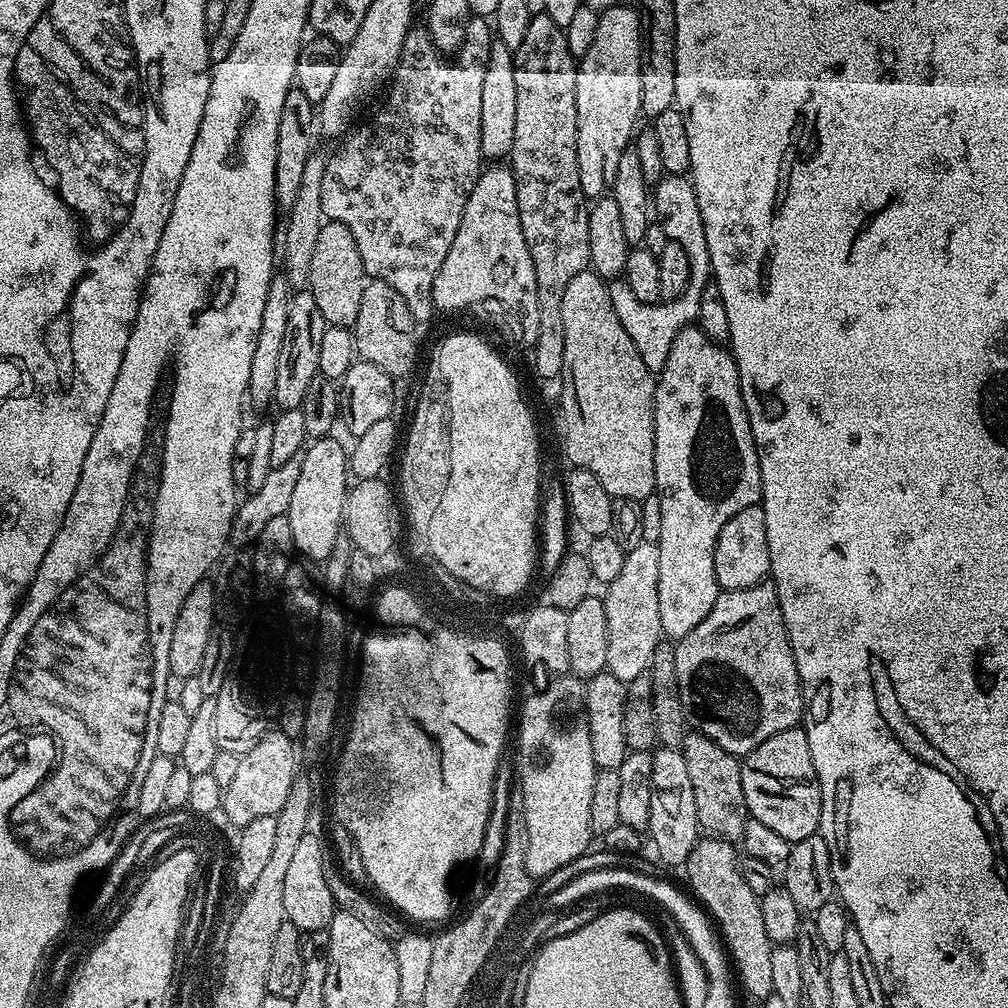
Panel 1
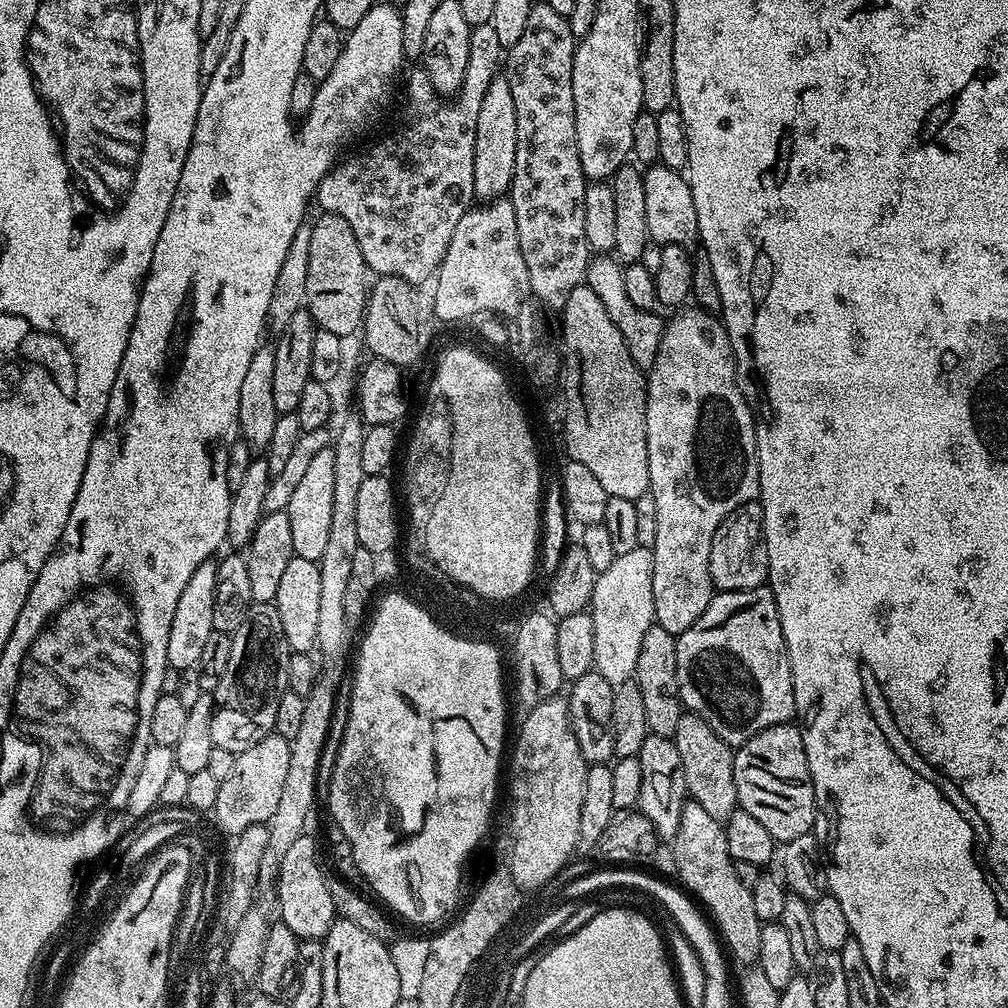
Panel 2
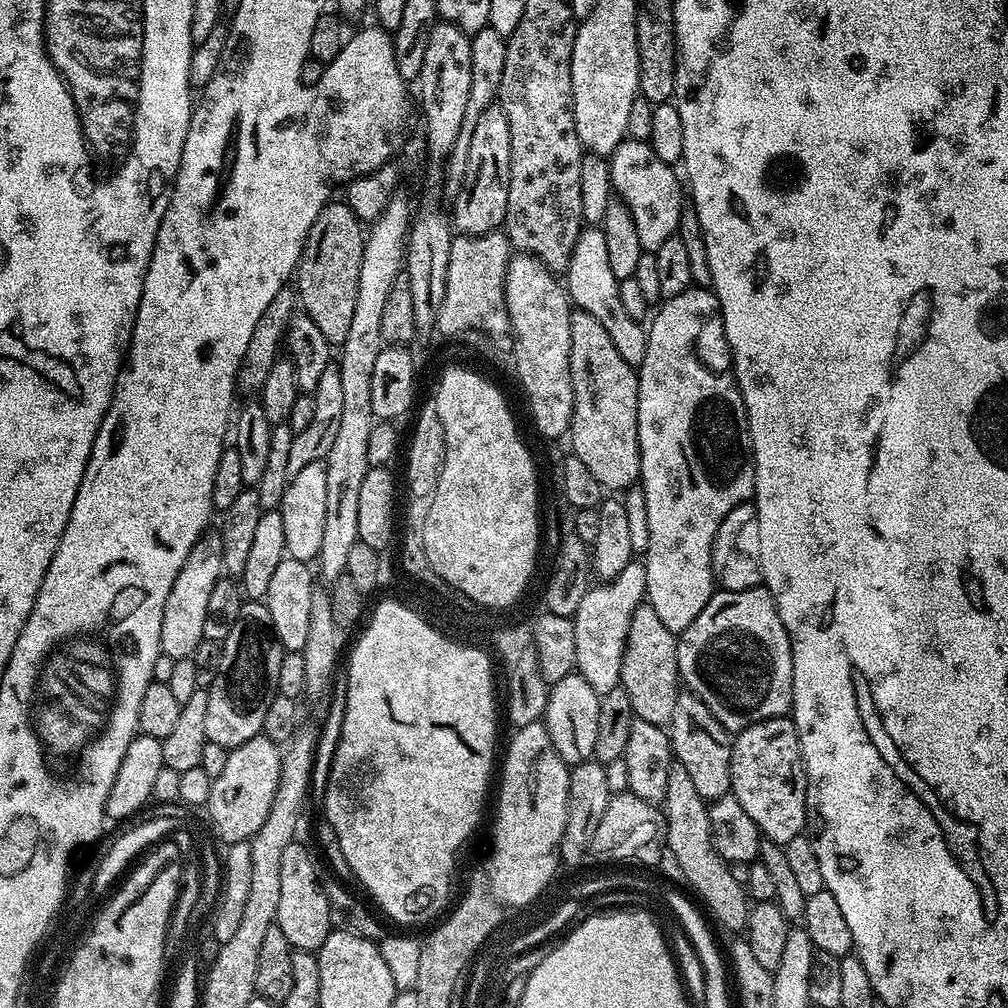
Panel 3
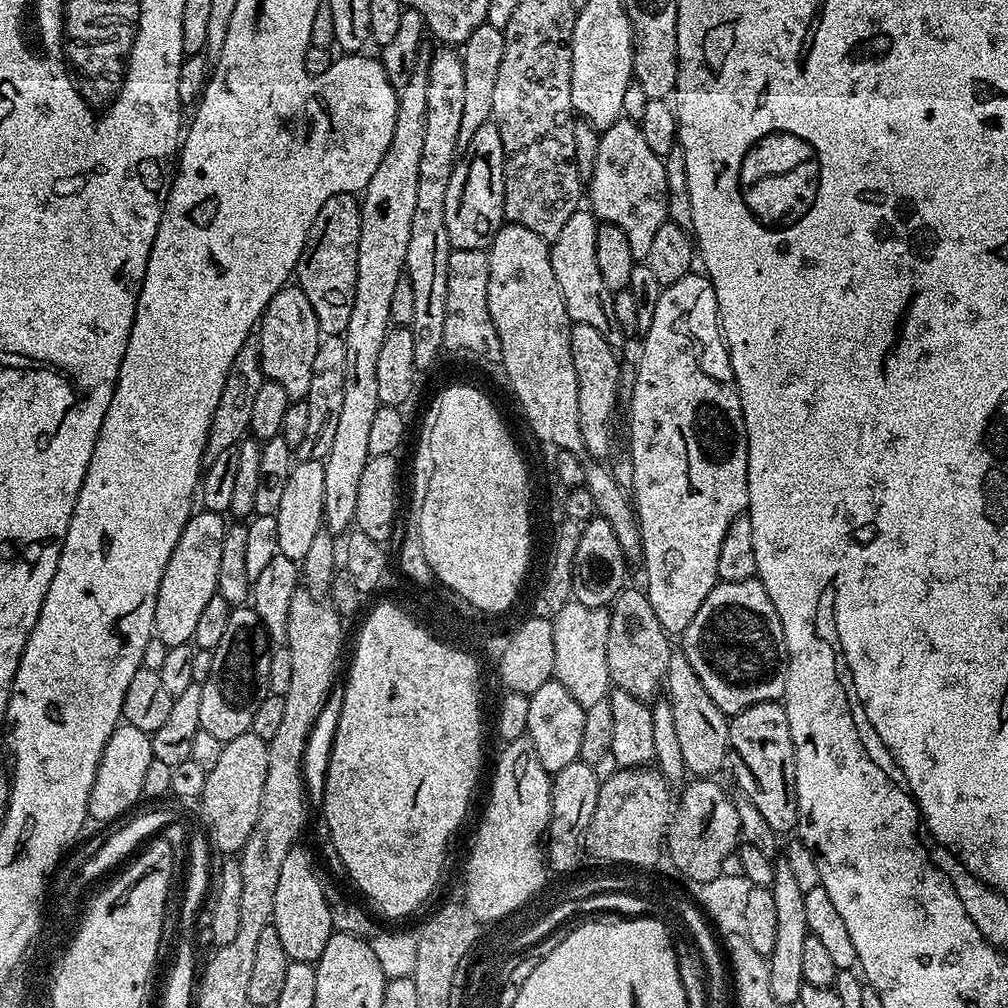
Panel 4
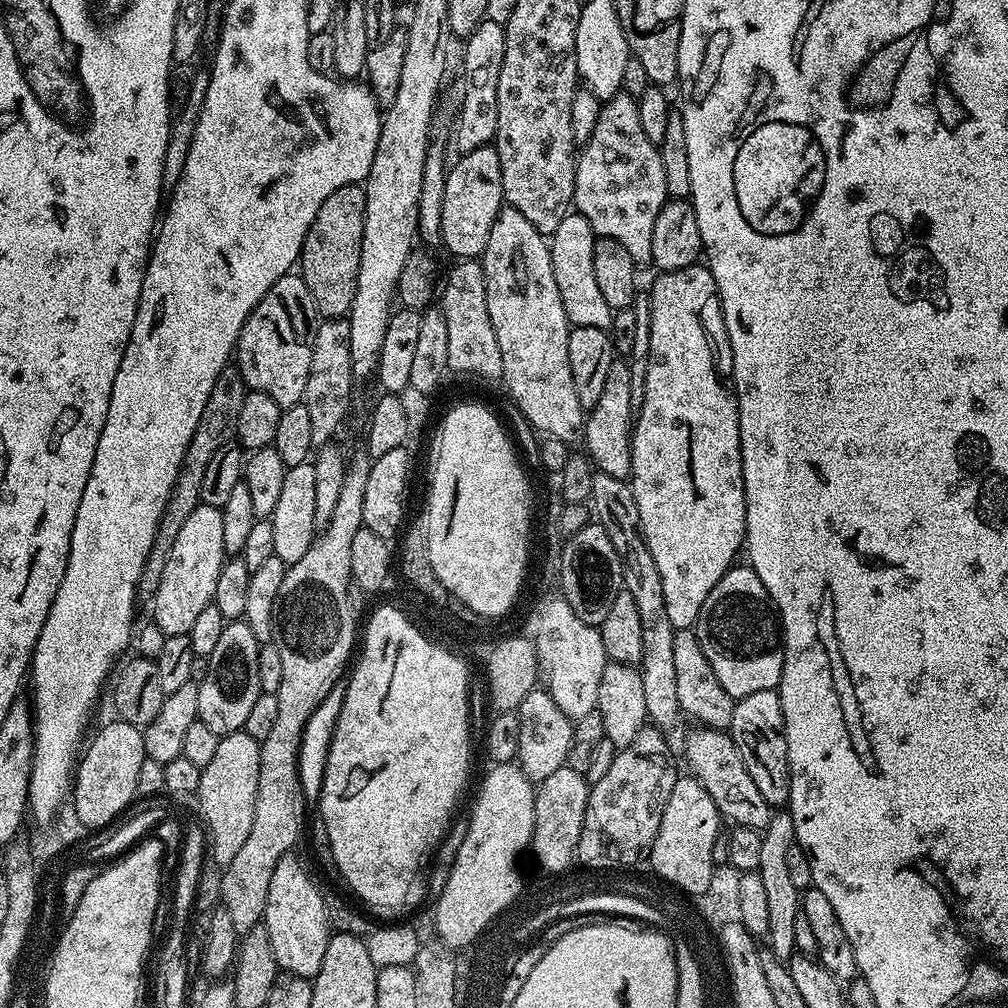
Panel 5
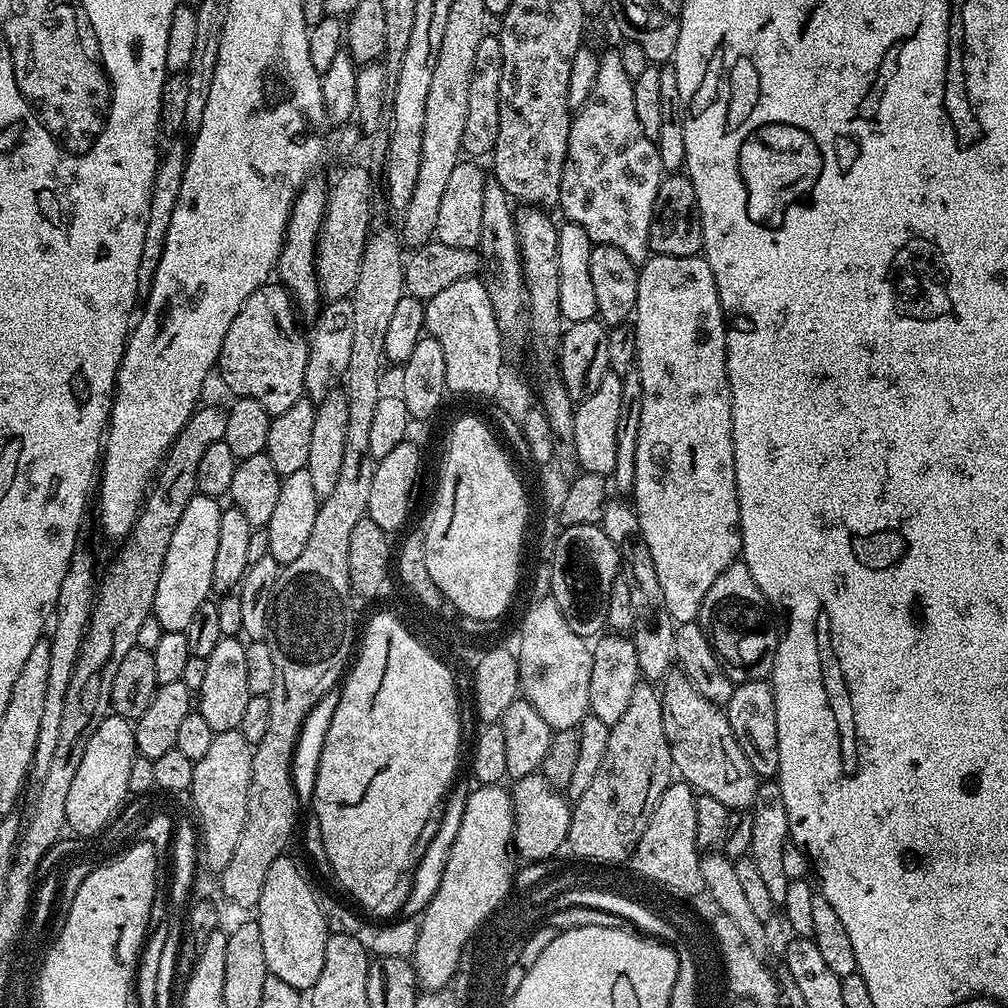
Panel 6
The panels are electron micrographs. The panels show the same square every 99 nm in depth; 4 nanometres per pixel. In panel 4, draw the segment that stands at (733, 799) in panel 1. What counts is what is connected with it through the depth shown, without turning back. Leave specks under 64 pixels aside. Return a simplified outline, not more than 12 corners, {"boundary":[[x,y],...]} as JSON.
{"boundary":[[683,651],[664,679],[685,769],[712,778],[730,756],[729,717]]}

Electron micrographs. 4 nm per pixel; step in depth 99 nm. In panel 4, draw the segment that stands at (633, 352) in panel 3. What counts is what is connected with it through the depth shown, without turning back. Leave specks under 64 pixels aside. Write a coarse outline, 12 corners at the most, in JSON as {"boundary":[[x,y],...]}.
{"boundary":[[570,214],[551,241],[572,324],[623,349],[613,293],[598,271],[598,220]]}

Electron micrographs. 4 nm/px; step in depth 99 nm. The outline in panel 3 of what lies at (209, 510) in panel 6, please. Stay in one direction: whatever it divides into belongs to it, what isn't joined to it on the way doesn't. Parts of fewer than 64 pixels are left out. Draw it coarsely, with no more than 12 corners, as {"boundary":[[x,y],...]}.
{"boundary":[[222,538],[194,542],[162,610],[161,653],[187,660],[223,572]]}

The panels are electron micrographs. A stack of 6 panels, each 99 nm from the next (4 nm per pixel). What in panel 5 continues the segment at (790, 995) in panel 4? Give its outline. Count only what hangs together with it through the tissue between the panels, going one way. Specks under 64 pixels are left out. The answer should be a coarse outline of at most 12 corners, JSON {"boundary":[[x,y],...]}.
{"boundary":[[773,815],[762,831],[758,871],[766,890],[774,955],[796,952],[802,918],[786,854],[796,844],[794,822]]}

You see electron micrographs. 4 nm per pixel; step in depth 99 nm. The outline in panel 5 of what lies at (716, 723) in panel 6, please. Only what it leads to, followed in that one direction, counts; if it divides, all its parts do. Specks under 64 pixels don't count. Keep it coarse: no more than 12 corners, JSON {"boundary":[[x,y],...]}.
{"boundary":[[694,728],[689,773],[723,819],[763,831],[772,808],[731,737]]}

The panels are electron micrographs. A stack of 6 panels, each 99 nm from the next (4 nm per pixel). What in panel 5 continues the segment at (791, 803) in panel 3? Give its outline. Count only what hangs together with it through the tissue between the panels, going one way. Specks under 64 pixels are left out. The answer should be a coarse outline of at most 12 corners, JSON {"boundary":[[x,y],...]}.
{"boundary":[[779,691],[734,703],[730,737],[762,798],[792,774]]}

